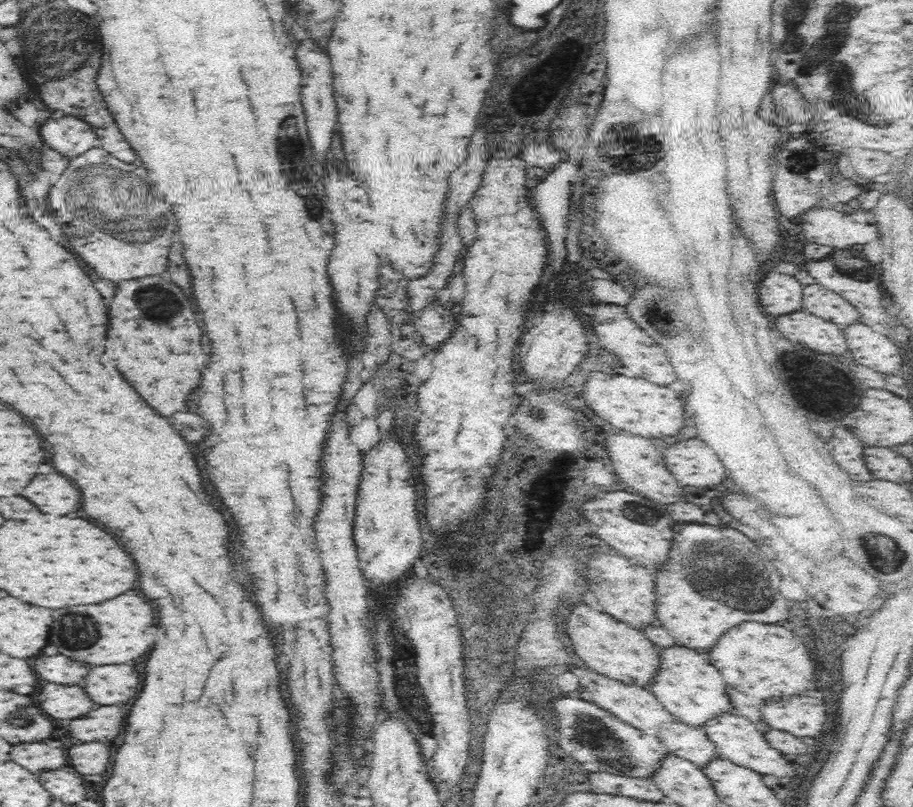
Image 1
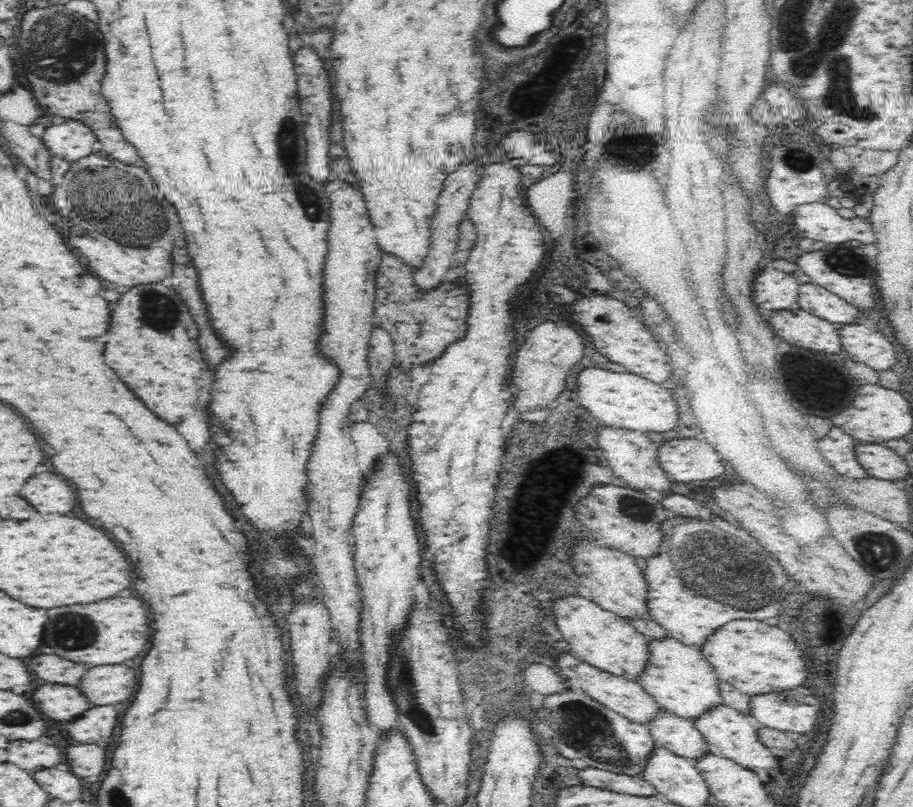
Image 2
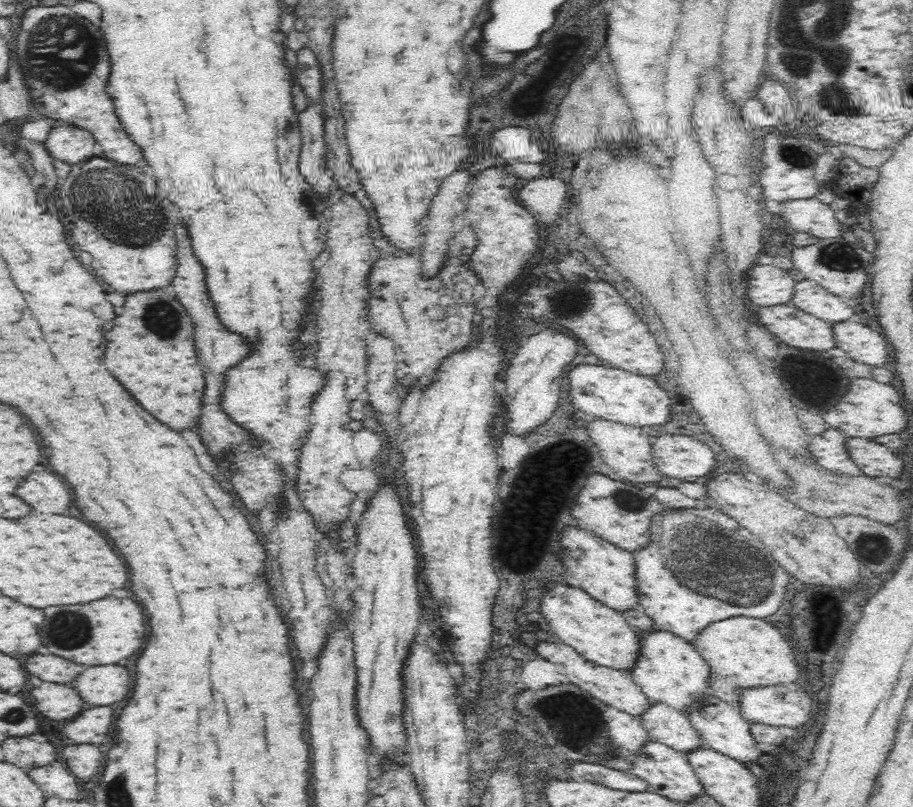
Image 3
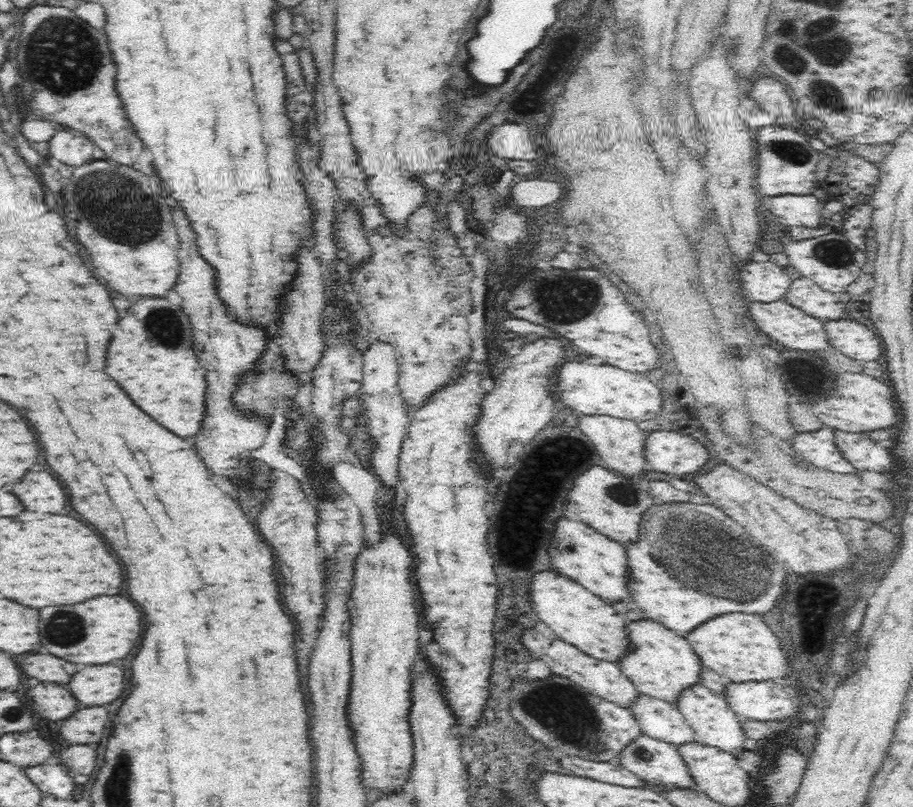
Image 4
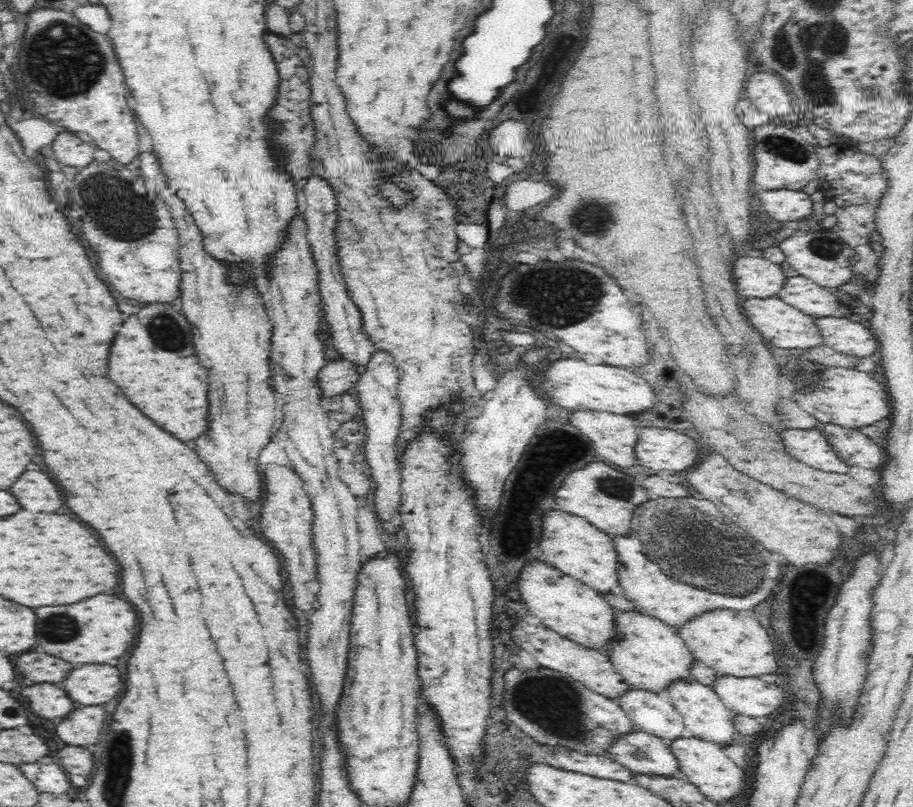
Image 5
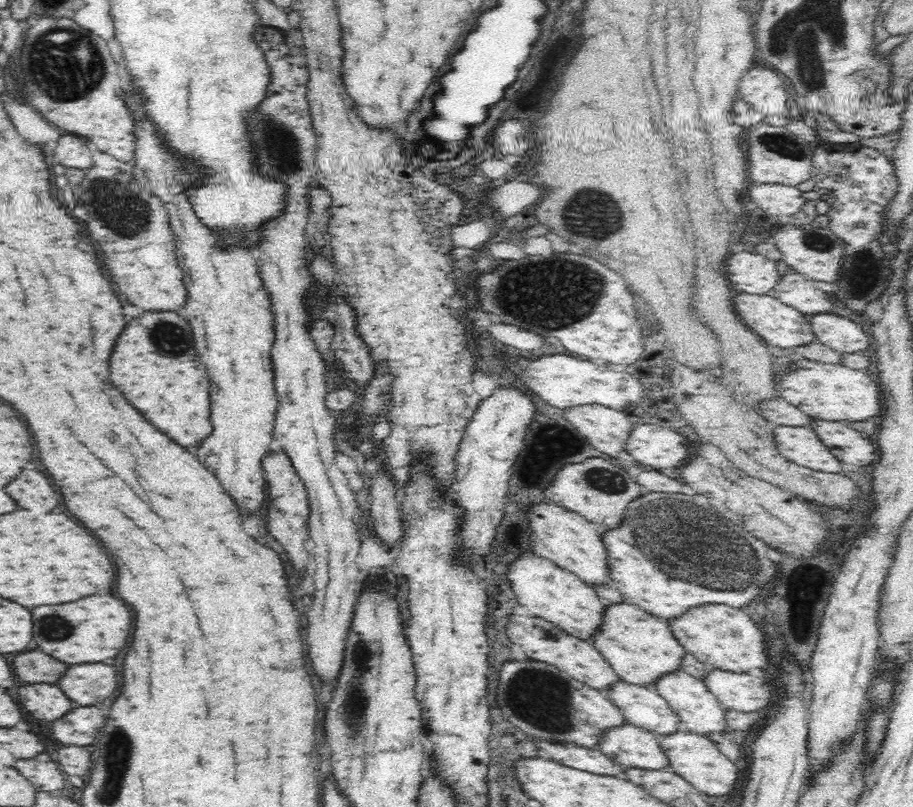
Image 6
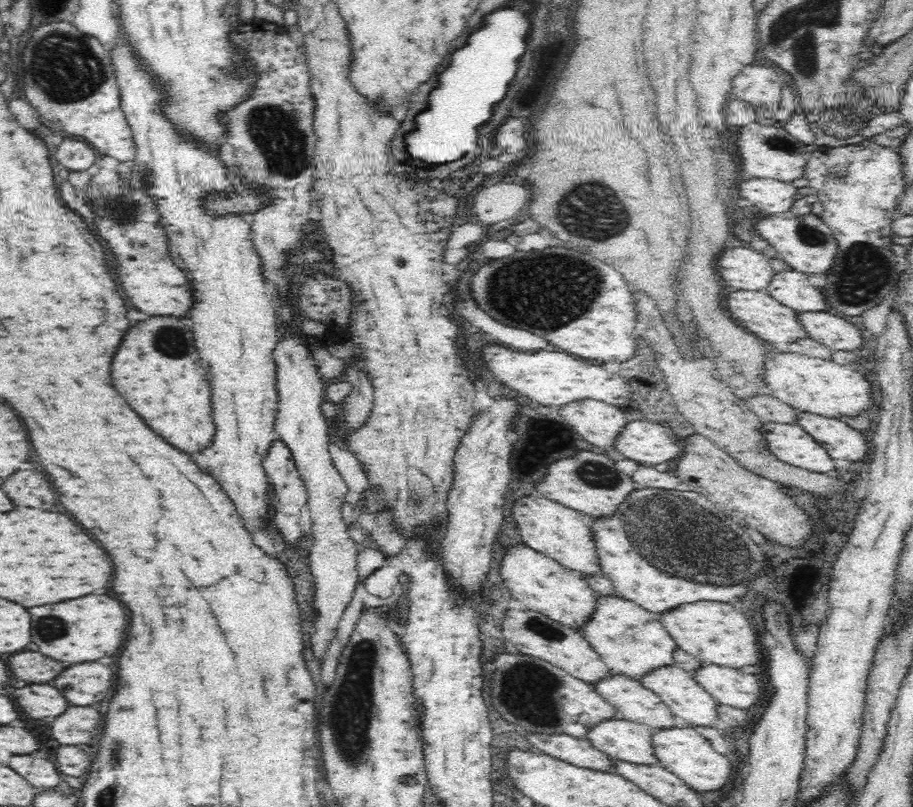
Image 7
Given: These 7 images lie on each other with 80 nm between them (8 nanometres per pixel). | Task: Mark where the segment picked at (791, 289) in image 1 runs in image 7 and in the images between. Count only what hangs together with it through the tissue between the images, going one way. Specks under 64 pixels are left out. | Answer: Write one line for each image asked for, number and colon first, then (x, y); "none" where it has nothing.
2: (773, 290)
3: (766, 285)
4: (762, 281)
5: (755, 277)
6: (748, 272)
7: (742, 268)

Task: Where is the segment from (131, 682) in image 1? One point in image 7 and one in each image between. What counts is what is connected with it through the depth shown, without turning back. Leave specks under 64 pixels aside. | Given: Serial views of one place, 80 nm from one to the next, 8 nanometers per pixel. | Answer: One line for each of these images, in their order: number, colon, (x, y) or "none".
2: (103, 685)
3: (106, 684)
4: (95, 685)
5: (88, 685)
6: (89, 684)
7: (91, 682)

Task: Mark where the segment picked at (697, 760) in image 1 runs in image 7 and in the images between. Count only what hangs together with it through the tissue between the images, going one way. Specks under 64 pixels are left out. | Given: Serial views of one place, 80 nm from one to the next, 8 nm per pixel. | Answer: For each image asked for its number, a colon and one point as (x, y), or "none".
2: (676, 734)
3: (667, 726)
4: (660, 720)
5: (655, 714)
6: (642, 706)
7: (632, 701)

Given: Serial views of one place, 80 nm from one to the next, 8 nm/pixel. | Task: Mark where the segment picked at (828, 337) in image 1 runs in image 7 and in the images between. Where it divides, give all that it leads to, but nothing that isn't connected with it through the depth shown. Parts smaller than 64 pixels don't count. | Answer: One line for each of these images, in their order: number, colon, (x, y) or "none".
2: (796, 326)
3: (795, 328)
4: (788, 325)
5: (783, 325)
6: (778, 324)
7: (758, 312)

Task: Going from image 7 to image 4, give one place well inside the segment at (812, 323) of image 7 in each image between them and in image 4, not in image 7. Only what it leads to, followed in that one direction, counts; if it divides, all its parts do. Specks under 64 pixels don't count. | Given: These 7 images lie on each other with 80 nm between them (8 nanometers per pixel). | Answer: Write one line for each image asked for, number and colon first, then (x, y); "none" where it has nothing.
4: (857, 341)
5: (845, 336)
6: (843, 335)

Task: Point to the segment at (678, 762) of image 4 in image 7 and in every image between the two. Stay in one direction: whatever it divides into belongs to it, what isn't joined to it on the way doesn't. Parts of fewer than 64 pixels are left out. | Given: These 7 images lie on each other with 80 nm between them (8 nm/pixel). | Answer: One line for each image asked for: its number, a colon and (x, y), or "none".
5: (643, 754)
6: (635, 748)
7: (624, 740)

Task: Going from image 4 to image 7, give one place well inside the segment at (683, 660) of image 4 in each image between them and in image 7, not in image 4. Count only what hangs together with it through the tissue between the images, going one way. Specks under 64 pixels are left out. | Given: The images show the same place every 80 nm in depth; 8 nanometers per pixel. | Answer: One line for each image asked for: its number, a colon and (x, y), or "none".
5: (650, 655)
6: (642, 649)
7: (633, 642)

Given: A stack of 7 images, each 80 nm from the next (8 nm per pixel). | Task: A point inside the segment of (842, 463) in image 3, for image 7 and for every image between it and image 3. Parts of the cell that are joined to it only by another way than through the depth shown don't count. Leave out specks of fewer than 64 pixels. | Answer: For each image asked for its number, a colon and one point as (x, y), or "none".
4: (820, 448)
5: (812, 447)
6: (801, 445)
7: (791, 443)

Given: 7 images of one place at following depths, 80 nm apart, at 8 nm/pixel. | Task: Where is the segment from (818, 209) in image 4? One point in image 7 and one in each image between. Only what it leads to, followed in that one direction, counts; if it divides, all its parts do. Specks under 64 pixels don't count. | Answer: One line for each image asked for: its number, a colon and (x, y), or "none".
5: (785, 205)
6: (777, 200)
7: (774, 196)

